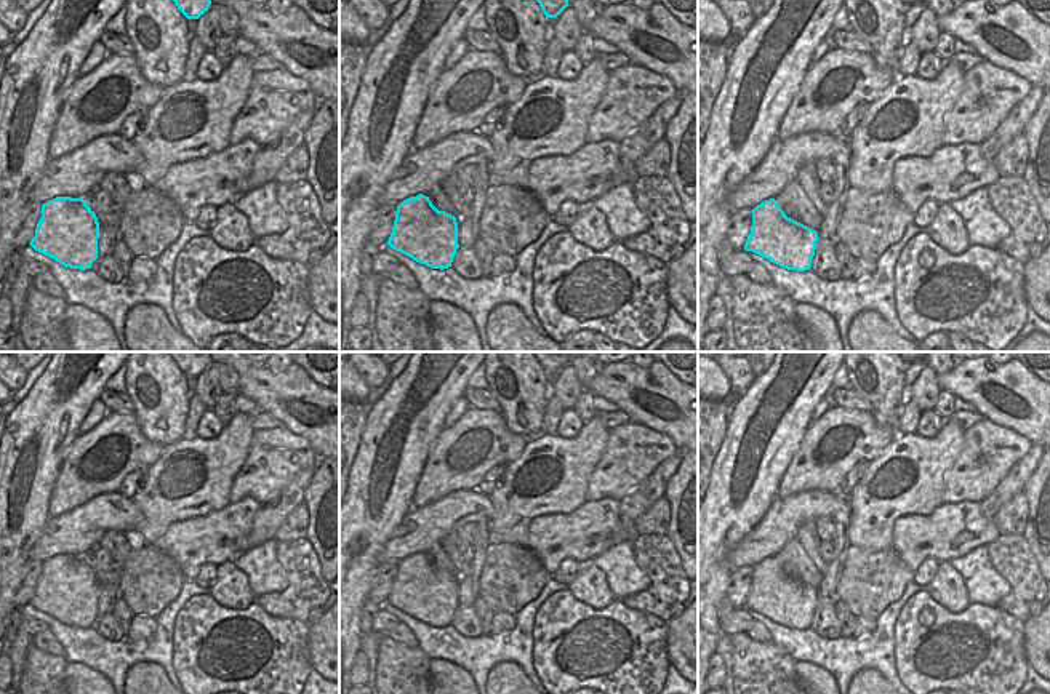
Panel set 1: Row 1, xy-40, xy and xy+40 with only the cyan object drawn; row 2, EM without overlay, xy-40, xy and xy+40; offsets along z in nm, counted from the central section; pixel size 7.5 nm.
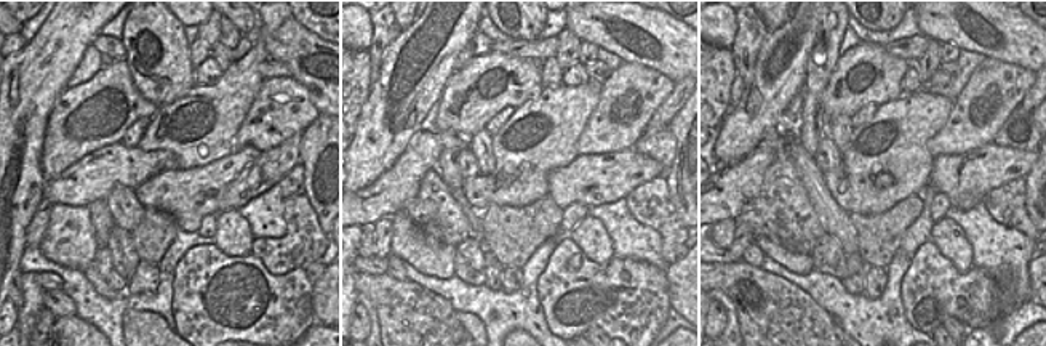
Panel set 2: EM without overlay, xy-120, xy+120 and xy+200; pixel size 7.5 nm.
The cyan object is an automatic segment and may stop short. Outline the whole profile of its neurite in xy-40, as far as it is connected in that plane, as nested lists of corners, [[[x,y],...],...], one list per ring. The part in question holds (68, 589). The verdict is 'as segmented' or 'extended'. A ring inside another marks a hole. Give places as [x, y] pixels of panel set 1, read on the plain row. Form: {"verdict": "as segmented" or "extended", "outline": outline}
{"verdict": "as segmented", "outline": [[[56,555],[42,563],[30,604],[64,625],[86,628],[98,617],[99,580],[83,556]]]}

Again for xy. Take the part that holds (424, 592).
{"verdict": "as segmented", "outline": [[[423,552],[410,555],[397,564],[395,579],[387,603],[431,627],[448,627],[451,625],[456,608],[459,606],[456,576],[445,569],[439,569],[429,555]]]}

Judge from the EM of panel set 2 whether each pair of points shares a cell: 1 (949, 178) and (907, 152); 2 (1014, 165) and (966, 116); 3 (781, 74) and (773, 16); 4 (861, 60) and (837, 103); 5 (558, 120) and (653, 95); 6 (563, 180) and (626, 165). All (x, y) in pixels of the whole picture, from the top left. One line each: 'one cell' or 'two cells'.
1: two cells
2: two cells
3: two cells
4: one cell
5: two cells
6: one cell

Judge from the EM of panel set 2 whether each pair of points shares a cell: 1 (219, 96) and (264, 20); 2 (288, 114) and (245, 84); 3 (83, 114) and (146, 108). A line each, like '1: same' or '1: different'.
1: same
2: different
3: same

